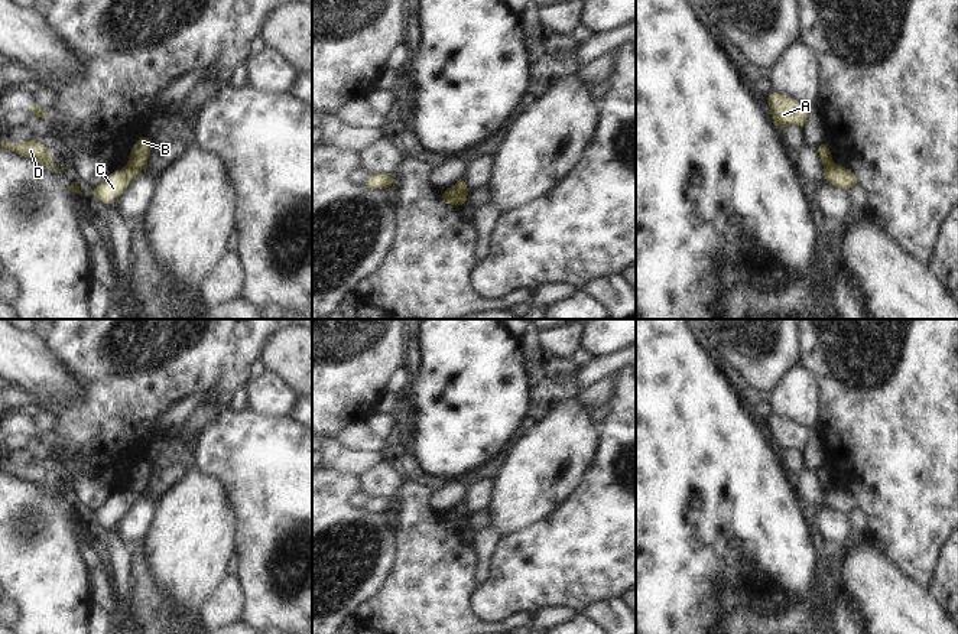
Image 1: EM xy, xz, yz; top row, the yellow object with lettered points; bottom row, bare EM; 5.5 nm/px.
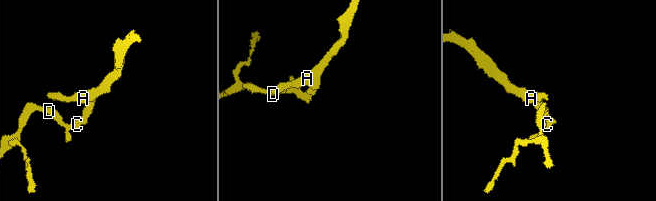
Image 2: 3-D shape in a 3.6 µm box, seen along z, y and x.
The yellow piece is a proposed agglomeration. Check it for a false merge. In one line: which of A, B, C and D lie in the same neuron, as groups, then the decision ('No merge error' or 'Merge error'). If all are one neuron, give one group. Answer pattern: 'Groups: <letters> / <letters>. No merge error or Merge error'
Groups: A B / C D. Merge error

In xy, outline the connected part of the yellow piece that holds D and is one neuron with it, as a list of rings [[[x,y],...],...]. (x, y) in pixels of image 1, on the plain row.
[[[38,462],[27,464],[23,466],[9,466],[6,464],[0,464],[0,471],[4,471],[4,472],[10,474],[12,477],[20,478],[22,481],[27,481],[55,495],[61,497],[64,494],[64,491],[58,492],[53,490],[53,485],[55,485],[53,478]]]

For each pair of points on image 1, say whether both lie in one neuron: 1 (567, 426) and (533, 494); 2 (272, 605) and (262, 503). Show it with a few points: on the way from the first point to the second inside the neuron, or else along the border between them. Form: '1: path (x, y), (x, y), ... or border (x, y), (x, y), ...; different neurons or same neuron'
1: path (562, 444), (536, 477); same neuron
2: path (266, 579), (263, 569), (263, 529); same neuron

